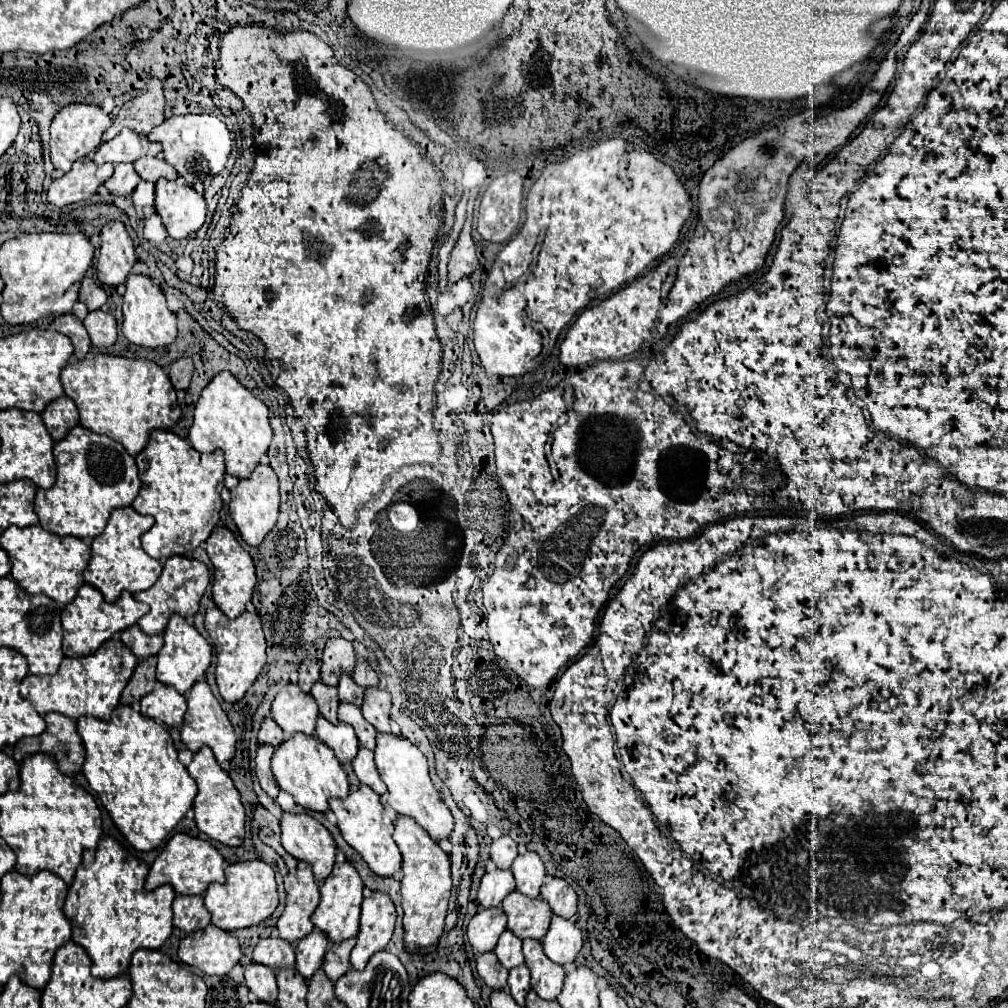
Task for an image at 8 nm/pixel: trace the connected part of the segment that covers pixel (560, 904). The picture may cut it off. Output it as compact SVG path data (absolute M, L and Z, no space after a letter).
M547 878L541 890L541 900L545 900L553 914L559 914L571 920L577 914L577 894L575 890L561 878Z

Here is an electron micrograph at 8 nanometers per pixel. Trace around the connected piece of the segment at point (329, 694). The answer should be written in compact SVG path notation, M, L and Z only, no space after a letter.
M317 682L311 690L311 696L315 698L315 702L319 706L319 714L325 720L329 720L331 724L337 724L337 706L339 706L337 688L335 686L323 686L321 682Z

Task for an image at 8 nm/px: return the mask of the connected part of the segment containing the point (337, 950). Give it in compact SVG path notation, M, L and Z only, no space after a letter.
M347 940L347 942L337 942L335 946L329 946L327 954L325 954L325 962L323 962L323 970L327 974L327 978L331 982L337 982L343 974L347 974L351 970L351 962L349 962L349 954L355 946L355 940Z

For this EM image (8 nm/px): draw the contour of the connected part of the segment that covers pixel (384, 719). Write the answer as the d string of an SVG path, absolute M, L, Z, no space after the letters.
M375 688L375 690L365 690L365 698L363 698L363 718L375 726L377 732L389 734L391 726L389 726L389 710L391 710L391 696L387 690Z

